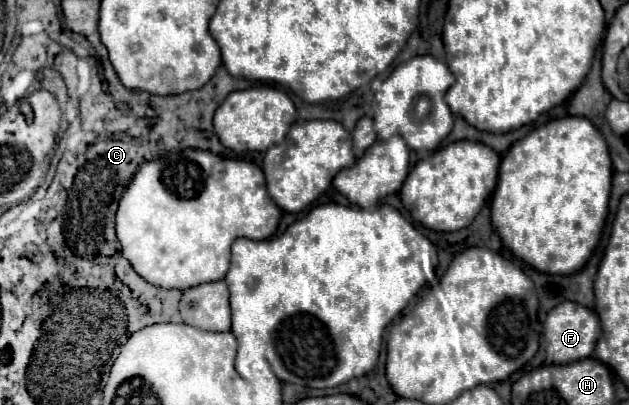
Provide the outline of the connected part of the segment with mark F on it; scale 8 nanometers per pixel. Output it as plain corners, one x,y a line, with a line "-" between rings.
570,300
560,302
558,306
554,306
548,312
546,322
544,322
544,332
542,332
546,356
552,364
570,364
570,362
592,356
598,336
600,336
598,316
590,308
576,304
576,302
570,302

